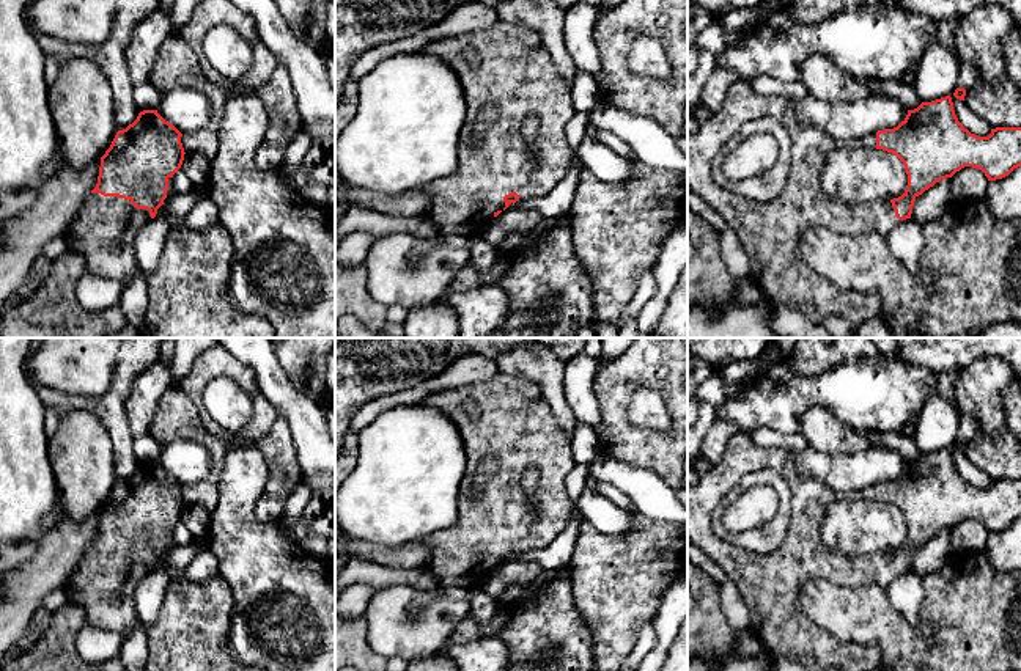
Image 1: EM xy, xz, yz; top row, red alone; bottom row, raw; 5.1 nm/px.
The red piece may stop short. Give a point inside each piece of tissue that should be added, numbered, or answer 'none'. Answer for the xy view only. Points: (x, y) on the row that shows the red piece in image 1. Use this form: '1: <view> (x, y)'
1: xy (104, 230)

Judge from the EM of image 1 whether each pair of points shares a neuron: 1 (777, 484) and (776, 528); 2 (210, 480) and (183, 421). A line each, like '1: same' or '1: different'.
1: same
2: same

